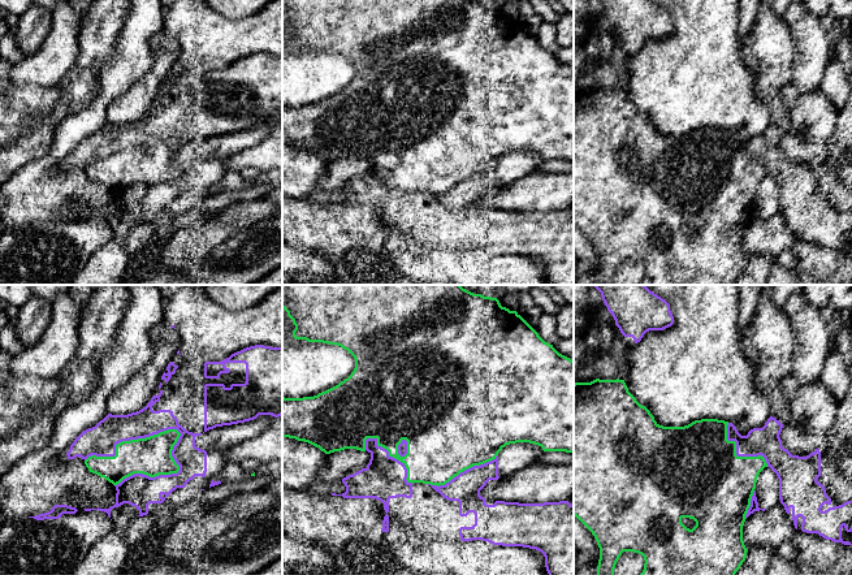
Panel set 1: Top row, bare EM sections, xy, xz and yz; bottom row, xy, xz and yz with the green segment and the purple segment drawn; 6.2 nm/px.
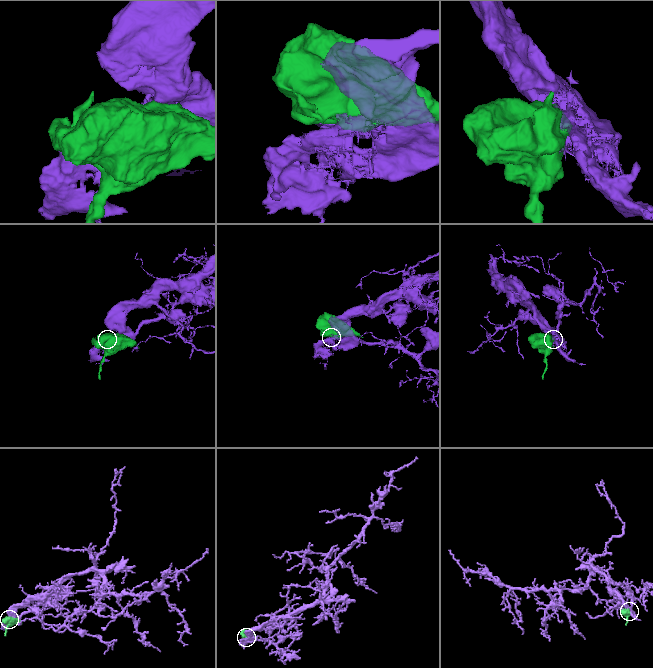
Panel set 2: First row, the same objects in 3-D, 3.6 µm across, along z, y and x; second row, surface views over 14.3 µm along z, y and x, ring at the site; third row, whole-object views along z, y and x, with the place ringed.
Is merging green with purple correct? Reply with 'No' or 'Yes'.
No

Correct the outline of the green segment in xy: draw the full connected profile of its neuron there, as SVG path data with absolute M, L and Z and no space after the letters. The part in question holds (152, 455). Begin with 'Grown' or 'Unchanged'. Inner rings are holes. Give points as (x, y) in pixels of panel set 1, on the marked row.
Unchanged. M168 429L146 438L122 441L116 445L114 457L91 455L85 464L90 472L113 485L134 474L150 477L177 474L180 466L173 459L172 450L180 436L177 429Z

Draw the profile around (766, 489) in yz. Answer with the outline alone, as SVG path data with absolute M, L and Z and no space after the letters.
M765 467L760 472L754 490L760 509L767 510L777 506L780 502L779 479L770 467Z

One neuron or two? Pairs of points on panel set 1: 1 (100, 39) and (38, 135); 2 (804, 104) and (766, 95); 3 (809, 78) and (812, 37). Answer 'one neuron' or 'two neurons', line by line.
1: one neuron
2: two neurons
3: one neuron

